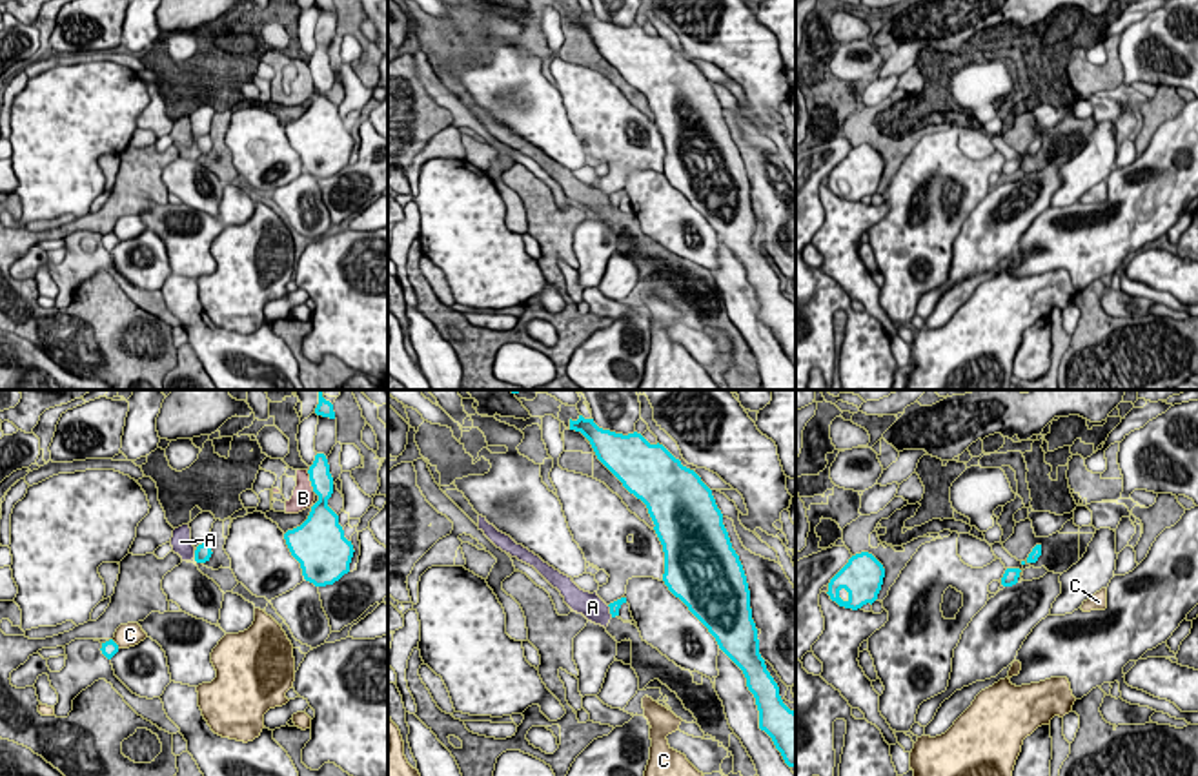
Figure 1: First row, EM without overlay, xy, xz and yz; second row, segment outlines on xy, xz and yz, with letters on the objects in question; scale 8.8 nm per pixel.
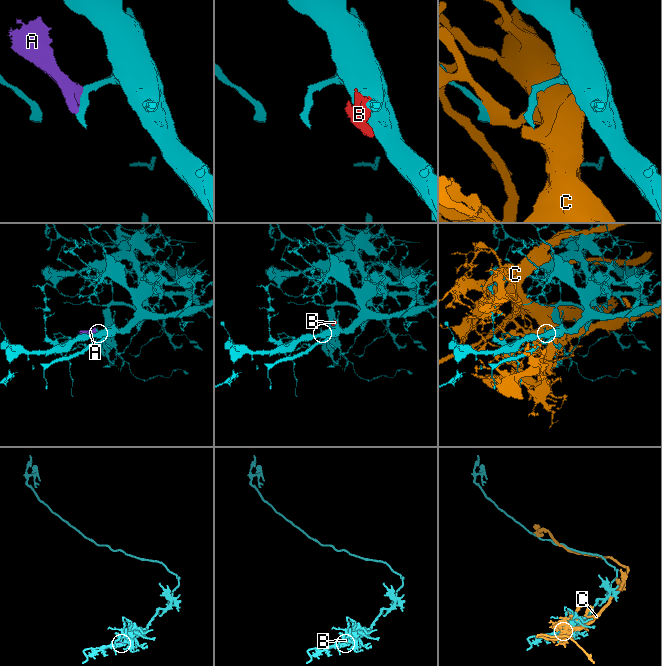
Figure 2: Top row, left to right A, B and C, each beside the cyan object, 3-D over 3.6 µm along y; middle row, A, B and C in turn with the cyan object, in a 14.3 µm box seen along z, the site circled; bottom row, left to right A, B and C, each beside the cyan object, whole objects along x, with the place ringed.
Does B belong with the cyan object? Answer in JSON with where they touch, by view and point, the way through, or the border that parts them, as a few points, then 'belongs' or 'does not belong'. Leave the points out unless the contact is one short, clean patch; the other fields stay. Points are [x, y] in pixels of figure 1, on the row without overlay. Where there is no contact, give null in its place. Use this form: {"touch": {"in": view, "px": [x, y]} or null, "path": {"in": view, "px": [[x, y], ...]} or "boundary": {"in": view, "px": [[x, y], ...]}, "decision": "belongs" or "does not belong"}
{"touch": {"in": "xy", "px": [312, 73]}, "boundary": {"in": "xy", "px": [[306, 62], [315, 84]]}, "decision": "does not belong"}

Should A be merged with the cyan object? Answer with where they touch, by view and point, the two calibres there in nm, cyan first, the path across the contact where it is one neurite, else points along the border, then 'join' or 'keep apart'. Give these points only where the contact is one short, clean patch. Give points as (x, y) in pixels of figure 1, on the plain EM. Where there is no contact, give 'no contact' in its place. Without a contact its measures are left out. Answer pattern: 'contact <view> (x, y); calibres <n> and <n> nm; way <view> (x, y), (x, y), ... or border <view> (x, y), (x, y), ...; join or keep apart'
contact xy (195, 146); calibres 140 and 190 nm; keep apart

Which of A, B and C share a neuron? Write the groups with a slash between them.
A B / C

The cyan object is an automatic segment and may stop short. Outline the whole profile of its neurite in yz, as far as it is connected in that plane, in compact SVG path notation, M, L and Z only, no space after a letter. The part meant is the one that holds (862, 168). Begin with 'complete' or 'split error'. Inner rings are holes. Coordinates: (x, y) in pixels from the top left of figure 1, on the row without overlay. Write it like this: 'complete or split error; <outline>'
complete; M868 144L856 146L830 171L828 188L839 199L858 202L874 195L885 169L883 157Z

